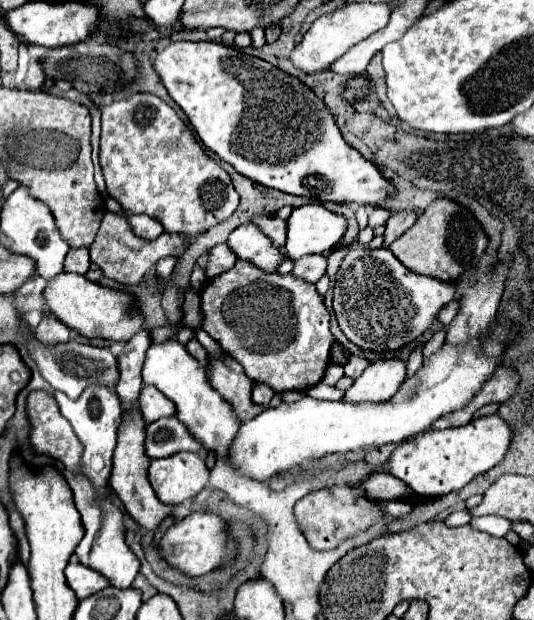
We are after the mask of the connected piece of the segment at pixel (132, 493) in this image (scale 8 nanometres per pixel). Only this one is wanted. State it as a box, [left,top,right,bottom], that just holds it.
[110,404,172,530]

